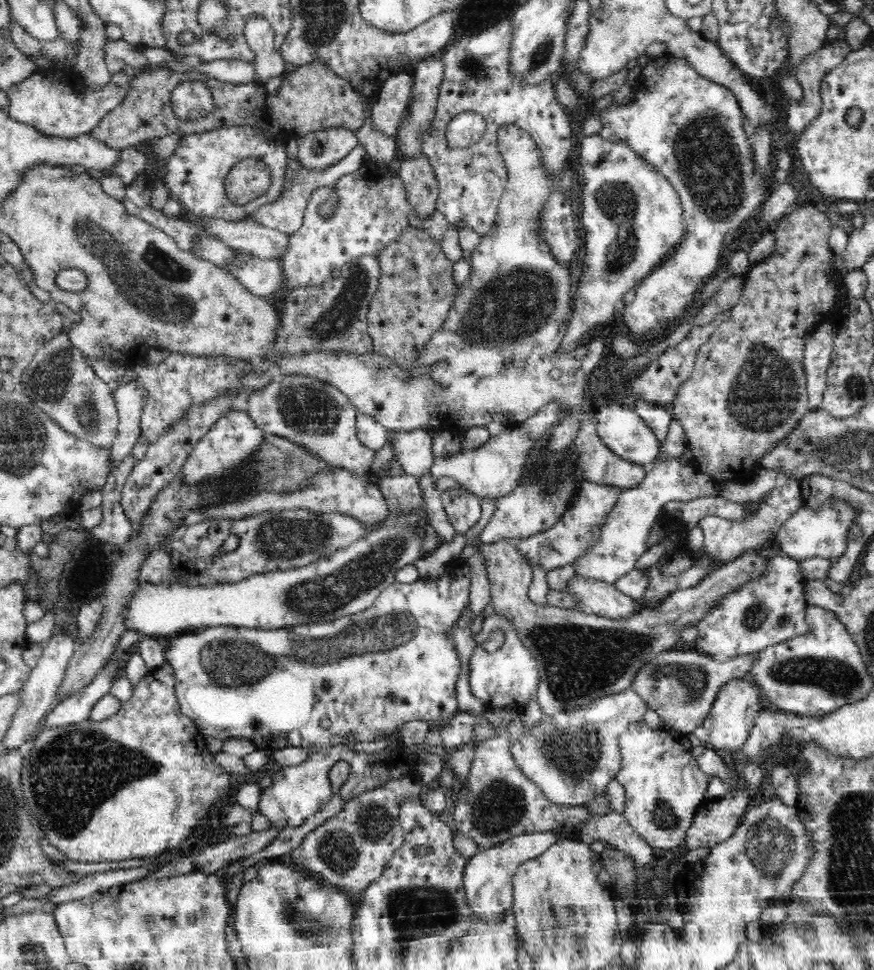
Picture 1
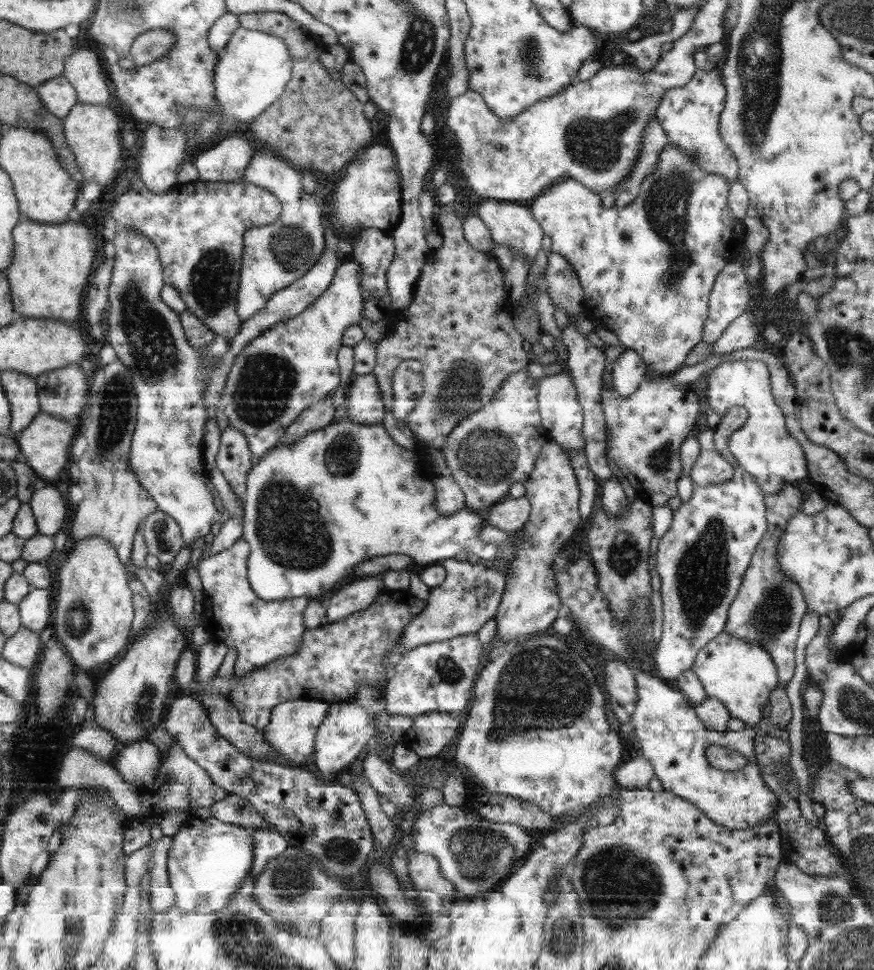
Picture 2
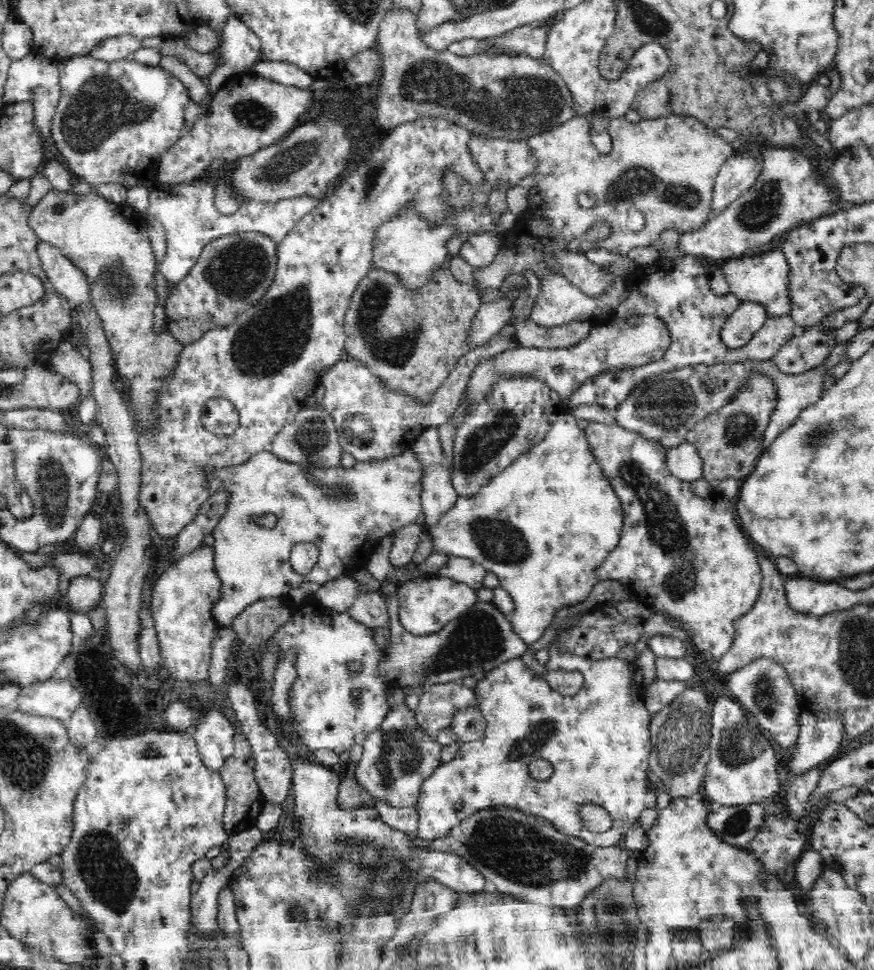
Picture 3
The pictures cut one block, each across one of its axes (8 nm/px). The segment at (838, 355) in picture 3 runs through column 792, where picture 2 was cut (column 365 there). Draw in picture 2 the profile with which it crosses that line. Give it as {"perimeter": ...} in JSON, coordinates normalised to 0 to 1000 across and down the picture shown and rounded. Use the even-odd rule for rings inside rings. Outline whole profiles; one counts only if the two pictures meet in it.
{"perimeter":[[[426,385],[406,387],[397,404],[398,429],[410,437],[438,437],[441,419],[430,389]]]}

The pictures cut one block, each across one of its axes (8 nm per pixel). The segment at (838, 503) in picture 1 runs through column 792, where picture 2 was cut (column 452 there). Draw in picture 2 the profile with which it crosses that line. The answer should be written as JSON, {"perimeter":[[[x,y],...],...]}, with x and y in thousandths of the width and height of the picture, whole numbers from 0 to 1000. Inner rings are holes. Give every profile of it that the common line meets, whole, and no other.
{"perimeter":[[[398,427],[390,432],[382,432],[371,441],[352,444],[349,448],[341,451],[333,459],[318,459],[317,457],[310,465],[305,466],[305,469],[293,474],[283,489],[283,504],[278,513],[278,549],[276,554],[285,561],[283,593],[288,609],[293,610],[297,618],[307,621],[323,621],[330,616],[346,615],[355,619],[372,619],[373,614],[383,608],[387,600],[402,594],[402,590],[406,587],[405,584],[410,584],[422,575],[445,571],[466,571],[473,575],[474,580],[483,584],[522,575],[525,569],[540,569],[551,579],[566,580],[573,572],[570,567],[571,563],[566,560],[557,560],[549,555],[548,551],[556,541],[556,537],[549,531],[534,524],[516,531],[502,529],[498,521],[498,493],[500,491],[492,482],[489,482],[489,474],[482,463],[470,465],[458,461],[444,448],[438,437],[410,437]]]}

